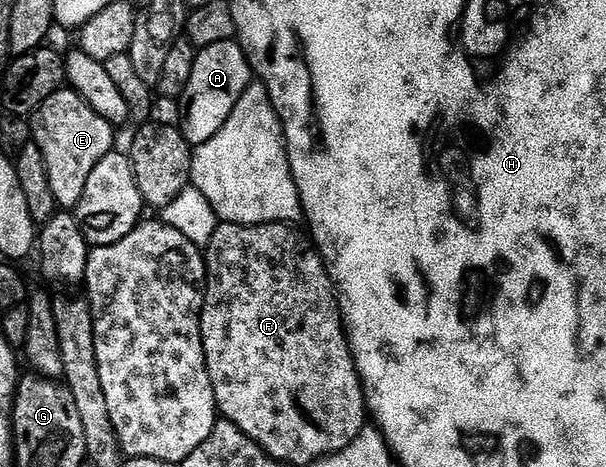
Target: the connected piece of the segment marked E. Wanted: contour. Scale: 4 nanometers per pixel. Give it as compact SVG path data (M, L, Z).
M61 88L45 104L37 107L30 115L31 138L39 151L43 167L47 173L49 192L53 196L56 207L63 212L74 211L81 200L81 192L85 192L85 180L89 180L89 172L97 168L97 164L105 155L112 153L115 134L112 123L107 122L77 92L70 88Z

